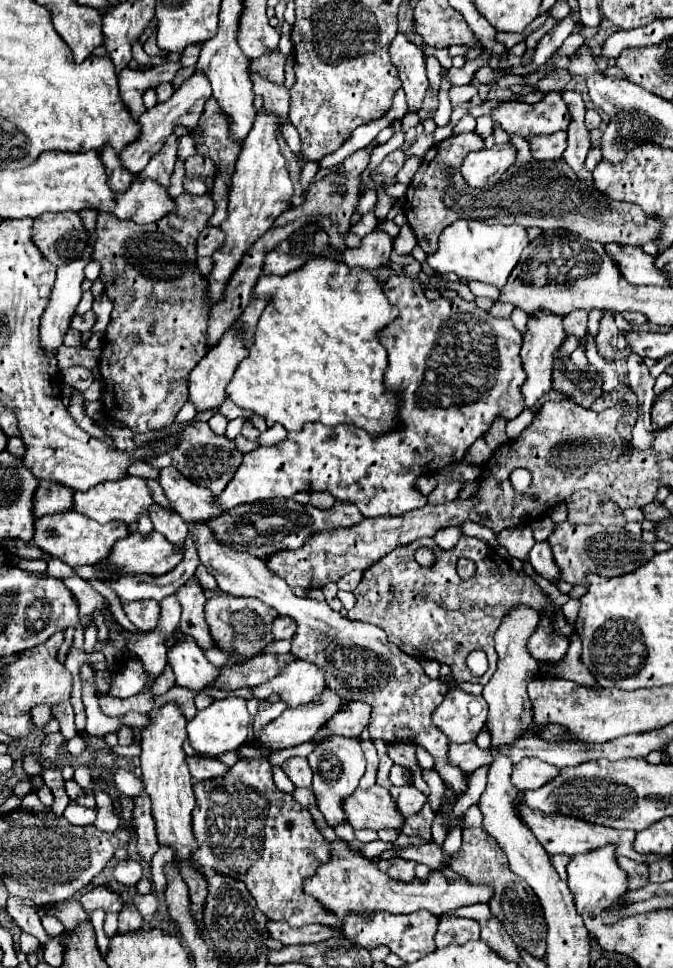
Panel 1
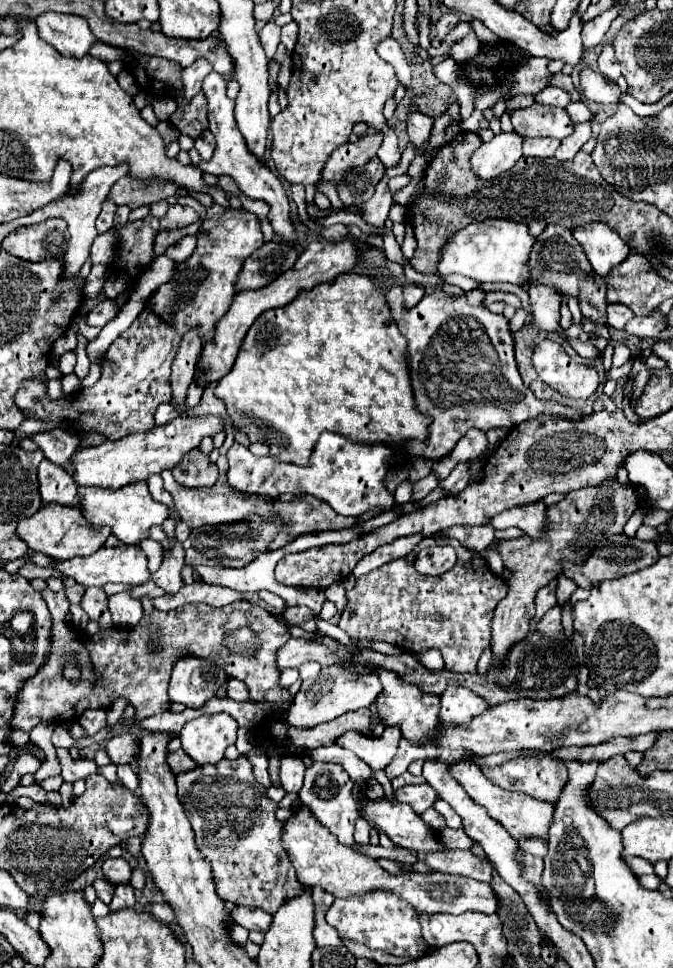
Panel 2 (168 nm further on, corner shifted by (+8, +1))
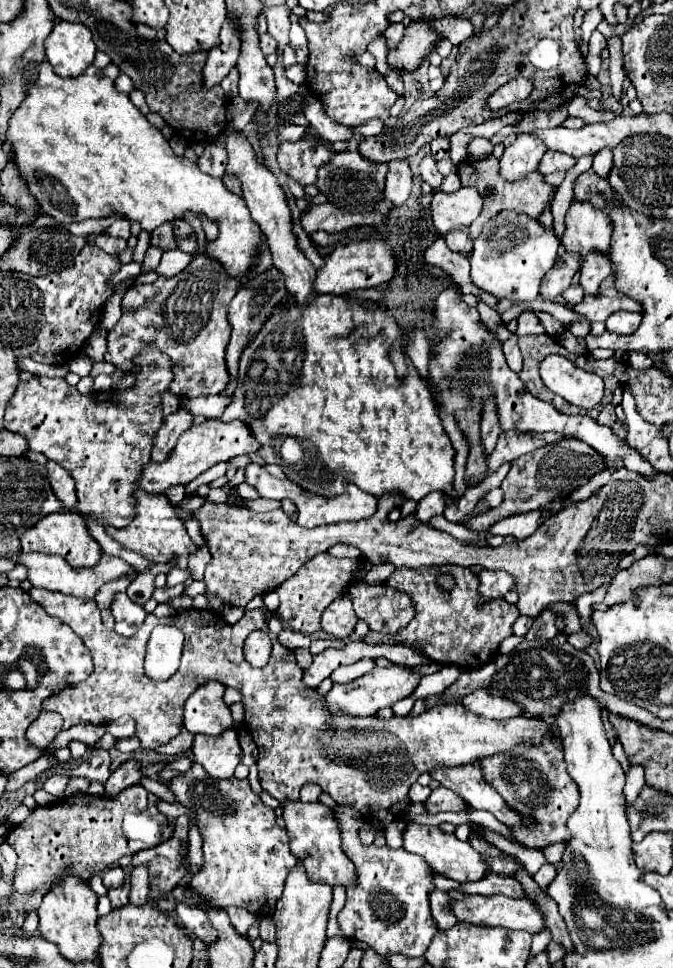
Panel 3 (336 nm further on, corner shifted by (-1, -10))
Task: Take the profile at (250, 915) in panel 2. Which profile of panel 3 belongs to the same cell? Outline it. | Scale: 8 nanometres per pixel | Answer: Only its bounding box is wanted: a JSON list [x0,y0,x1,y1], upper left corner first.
[224,908,258,934]

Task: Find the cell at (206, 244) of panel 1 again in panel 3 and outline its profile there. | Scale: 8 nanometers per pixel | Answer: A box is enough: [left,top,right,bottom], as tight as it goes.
[156,250,192,278]

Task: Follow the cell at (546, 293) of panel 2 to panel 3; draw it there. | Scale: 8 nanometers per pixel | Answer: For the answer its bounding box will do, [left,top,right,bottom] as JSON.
[540,252,580,302]

